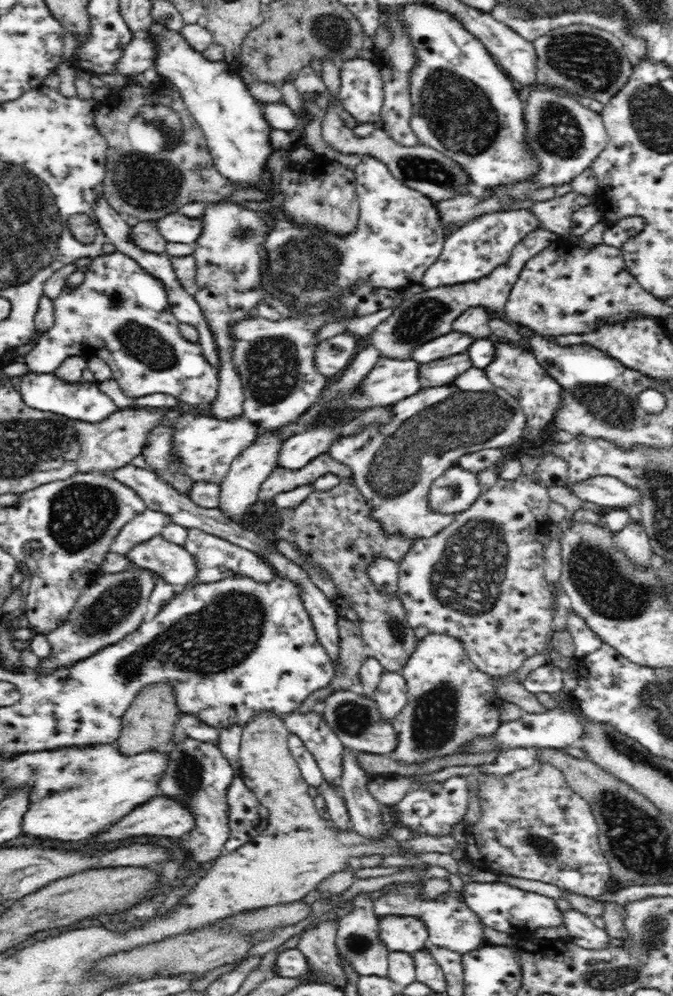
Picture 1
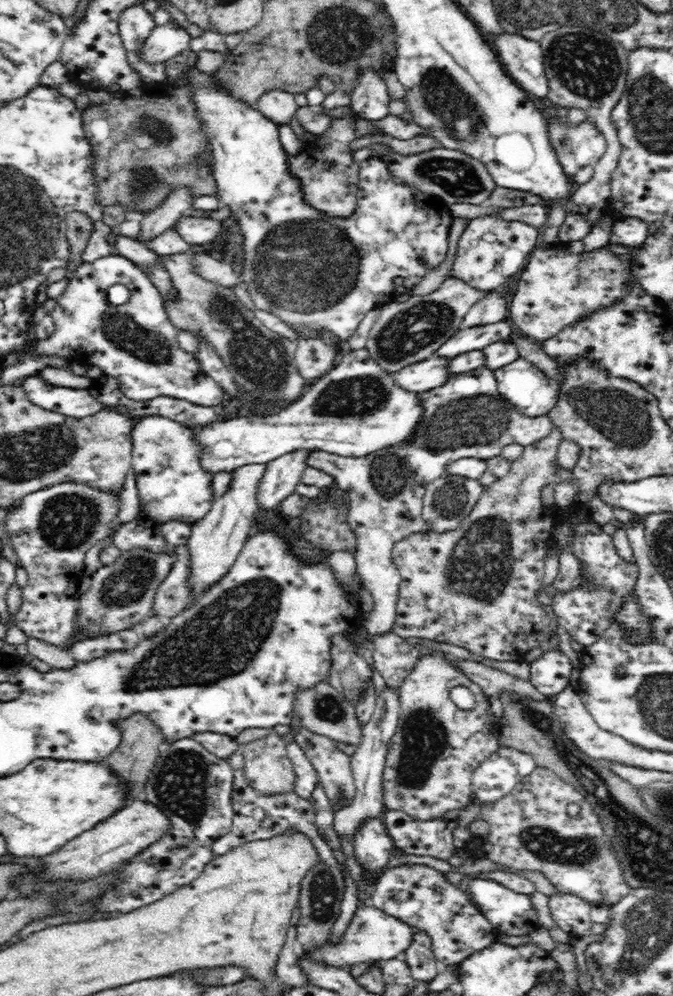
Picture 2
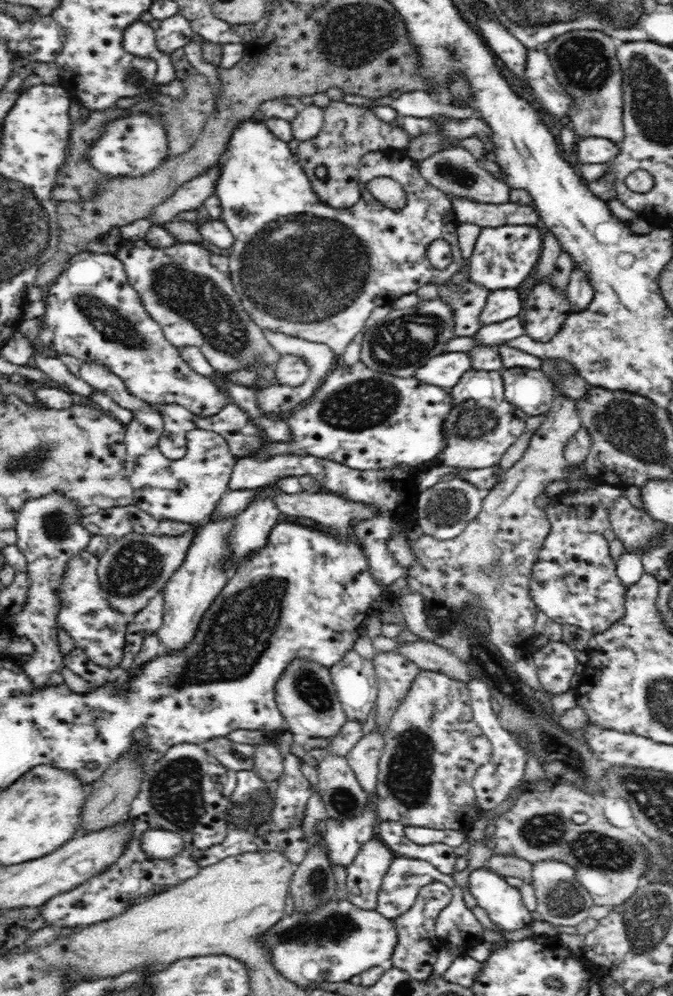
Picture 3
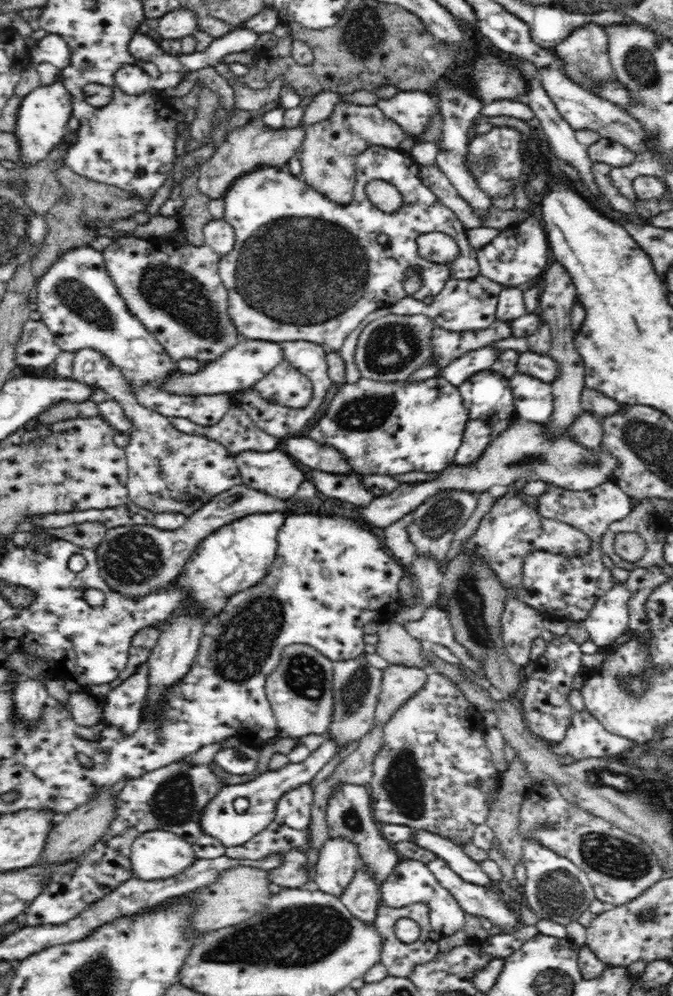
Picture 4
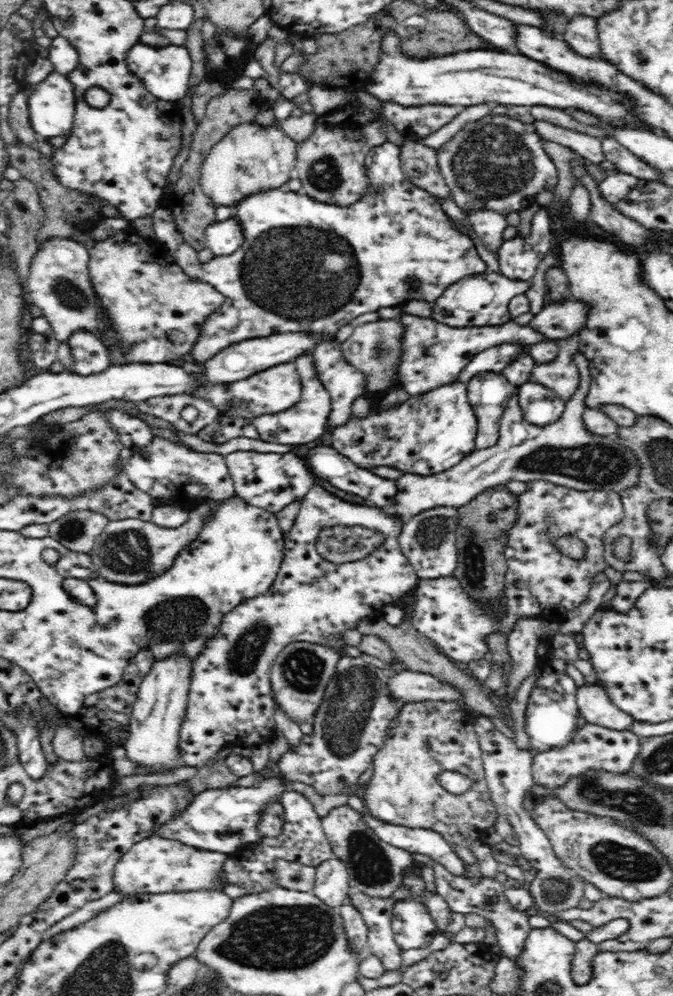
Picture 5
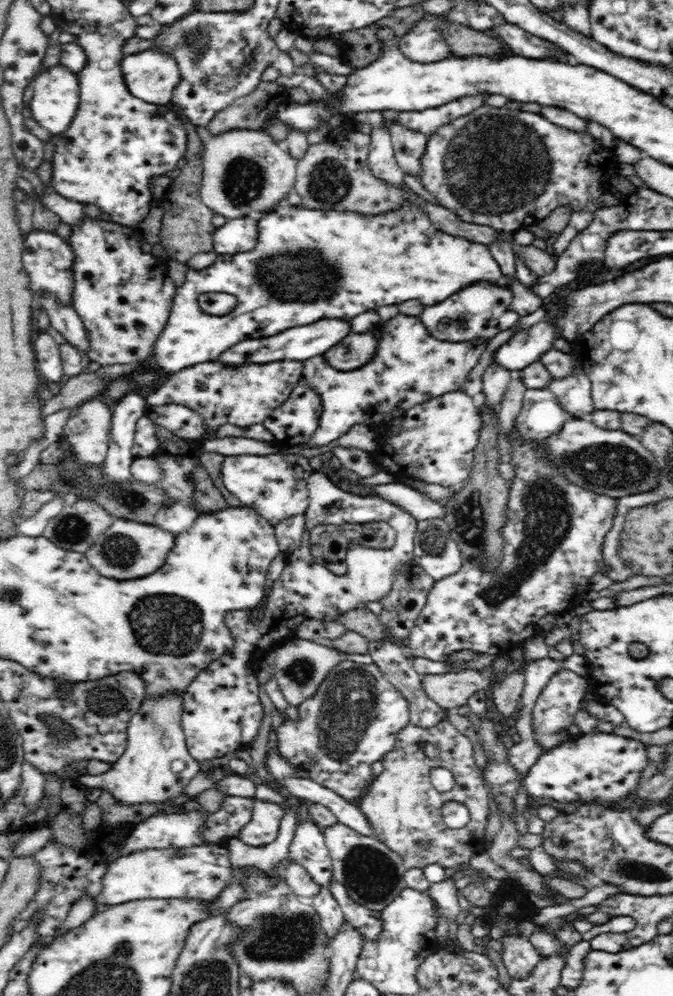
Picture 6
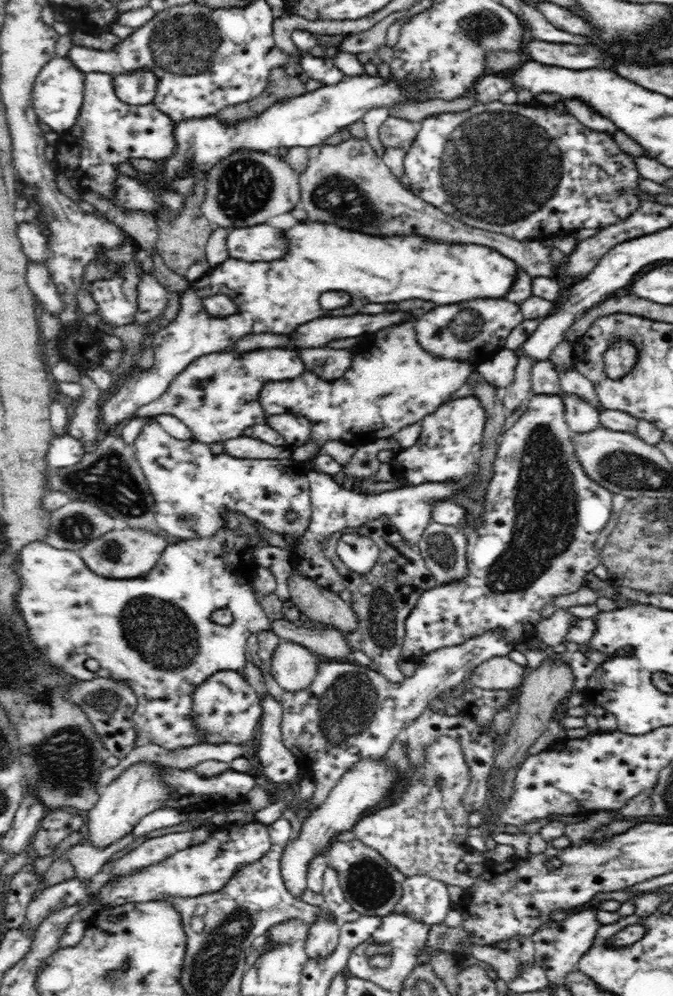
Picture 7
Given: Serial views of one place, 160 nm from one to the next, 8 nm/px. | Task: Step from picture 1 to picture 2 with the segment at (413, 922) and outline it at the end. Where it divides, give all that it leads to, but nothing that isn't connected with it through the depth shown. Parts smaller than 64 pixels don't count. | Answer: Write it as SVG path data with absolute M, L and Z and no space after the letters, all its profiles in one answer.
M358 904L354 916L341 934L337 942L332 942L330 934L324 944L312 948L312 950L303 950L297 947L298 958L316 961L328 967L343 969L352 968L360 963L380 963L382 961L400 958L404 950L412 942L414 928L396 918L389 916L378 908L366 904Z

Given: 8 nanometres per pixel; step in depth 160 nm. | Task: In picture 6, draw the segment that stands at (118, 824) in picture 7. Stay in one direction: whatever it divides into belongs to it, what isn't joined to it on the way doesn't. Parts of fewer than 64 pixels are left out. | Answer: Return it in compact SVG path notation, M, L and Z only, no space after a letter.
M160 695L153 699L144 698L136 714L132 716L127 726L128 744L124 754L112 764L112 768L100 775L84 774L78 776L78 782L84 788L98 787L107 790L118 804L132 806L135 804L165 804L184 794L184 789L196 776L200 766L189 753L185 734L180 722L182 716L182 696Z

